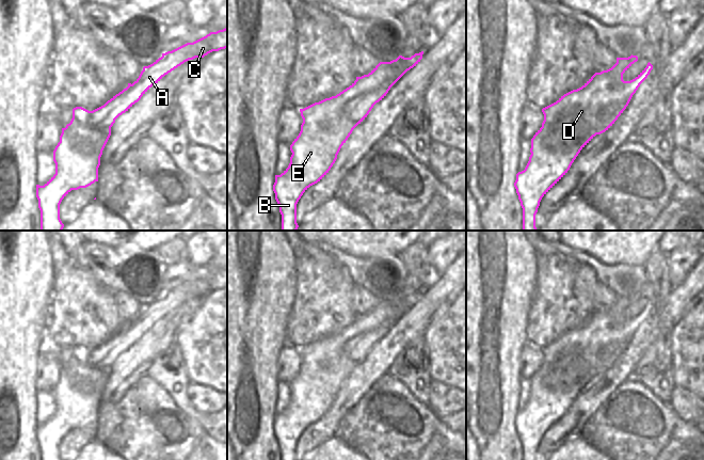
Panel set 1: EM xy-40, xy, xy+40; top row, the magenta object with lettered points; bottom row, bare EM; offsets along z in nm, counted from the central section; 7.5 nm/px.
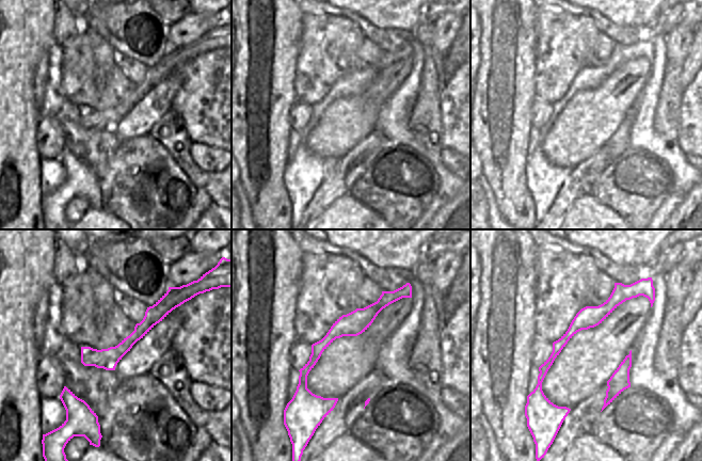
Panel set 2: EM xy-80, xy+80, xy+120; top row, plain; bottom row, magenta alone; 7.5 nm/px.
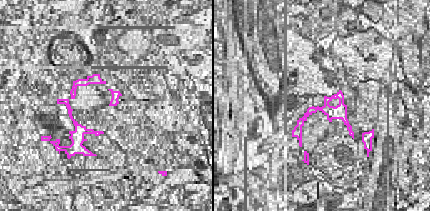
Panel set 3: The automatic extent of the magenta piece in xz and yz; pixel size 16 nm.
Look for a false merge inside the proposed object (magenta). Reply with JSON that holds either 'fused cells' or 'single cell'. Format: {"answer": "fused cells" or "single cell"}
{"answer": "fused cells"}

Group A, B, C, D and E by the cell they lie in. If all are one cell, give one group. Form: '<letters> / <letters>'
A C / B D E

